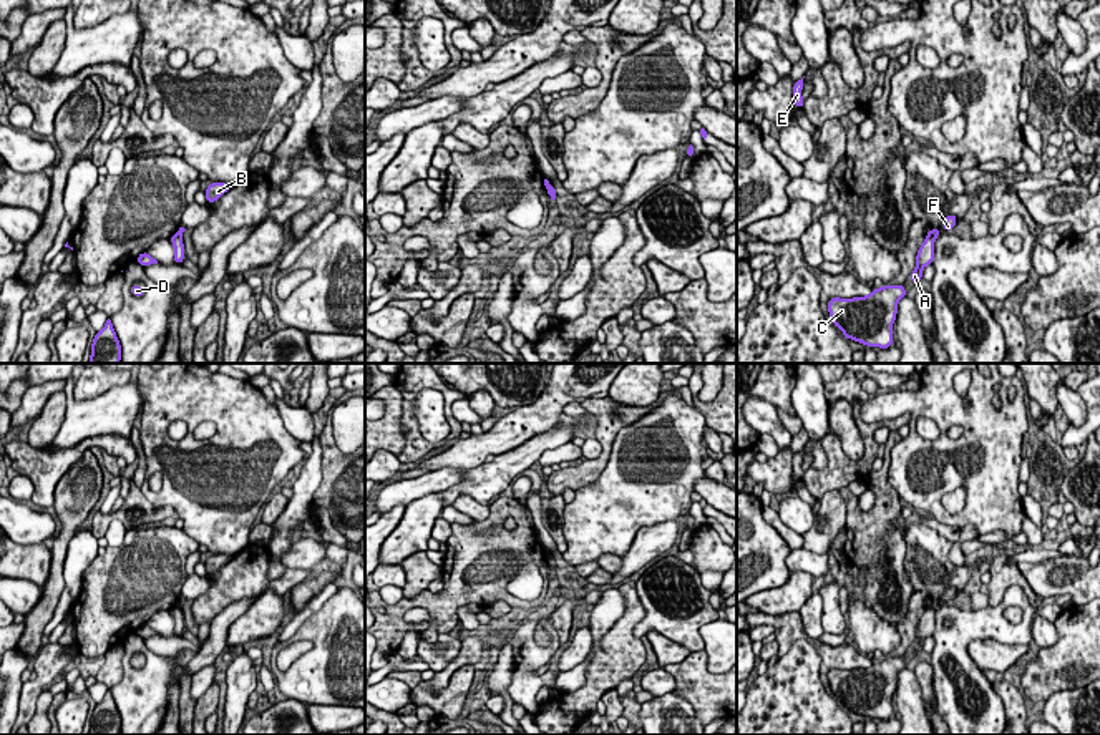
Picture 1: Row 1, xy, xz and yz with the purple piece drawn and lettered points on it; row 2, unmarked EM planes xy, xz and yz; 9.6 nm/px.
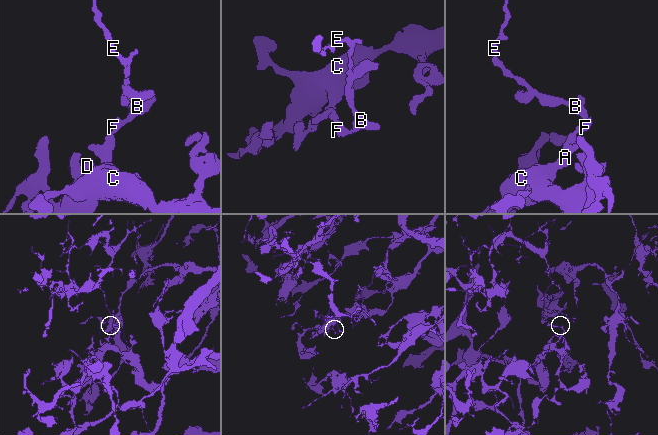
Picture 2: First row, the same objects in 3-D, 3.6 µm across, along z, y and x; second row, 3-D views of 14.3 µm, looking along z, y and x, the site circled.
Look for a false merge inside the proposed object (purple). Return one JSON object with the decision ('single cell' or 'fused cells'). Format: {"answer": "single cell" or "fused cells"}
{"answer": "fused cells"}

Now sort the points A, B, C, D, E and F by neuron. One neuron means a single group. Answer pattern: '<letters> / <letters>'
A C D / B E F

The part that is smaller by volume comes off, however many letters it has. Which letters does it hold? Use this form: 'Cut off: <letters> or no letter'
Cut off: B, E, F

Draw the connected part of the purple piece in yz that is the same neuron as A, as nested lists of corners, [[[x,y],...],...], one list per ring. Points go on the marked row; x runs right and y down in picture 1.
[[[927,232],[924,242],[921,244],[917,256],[916,256],[916,269],[914,272],[909,275],[909,279],[913,280],[913,284],[916,284],[917,280],[922,279],[922,269],[929,264],[932,264],[934,260],[934,236],[931,232]]]

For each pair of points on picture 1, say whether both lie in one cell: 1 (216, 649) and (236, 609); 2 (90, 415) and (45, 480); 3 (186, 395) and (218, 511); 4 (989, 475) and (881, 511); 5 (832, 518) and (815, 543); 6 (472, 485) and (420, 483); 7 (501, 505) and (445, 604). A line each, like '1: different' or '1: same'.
1: same
2: different
3: same
4: different
5: same
6: different
7: same

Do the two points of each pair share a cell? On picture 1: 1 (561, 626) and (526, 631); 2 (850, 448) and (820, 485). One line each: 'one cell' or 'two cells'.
1: two cells
2: two cells

